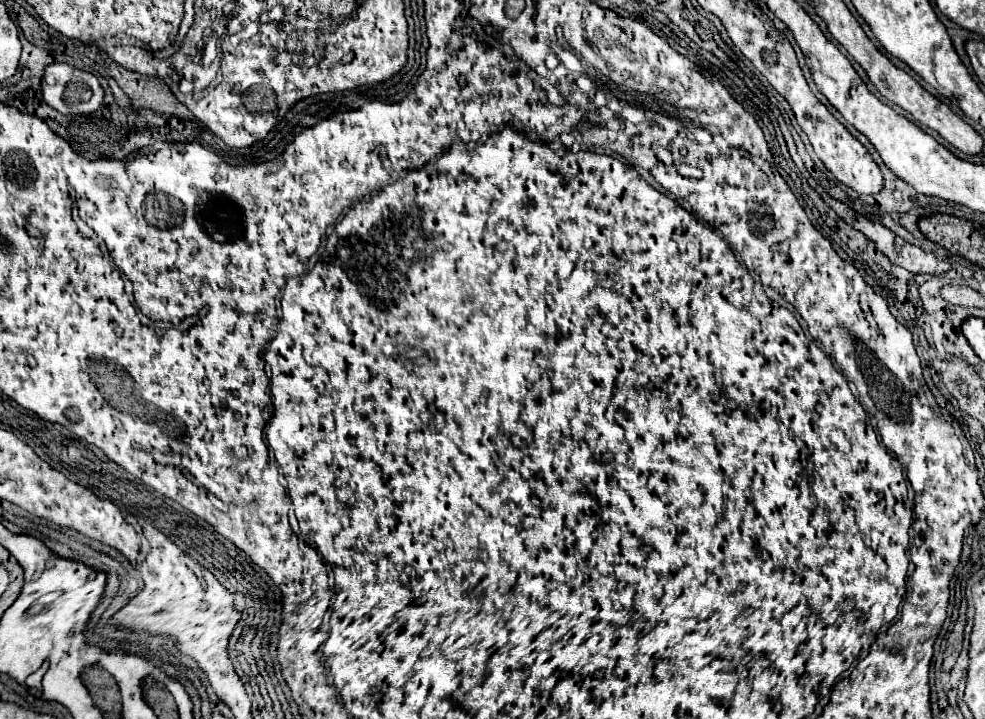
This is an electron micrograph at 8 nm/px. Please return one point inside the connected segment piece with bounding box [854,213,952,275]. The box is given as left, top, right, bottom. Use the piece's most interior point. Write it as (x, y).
(900, 252)

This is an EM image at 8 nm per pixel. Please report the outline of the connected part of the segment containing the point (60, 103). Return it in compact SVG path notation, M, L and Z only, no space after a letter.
M52 63L52 89L44 101L64 115L90 115L100 109L104 89L92 73L68 63Z

